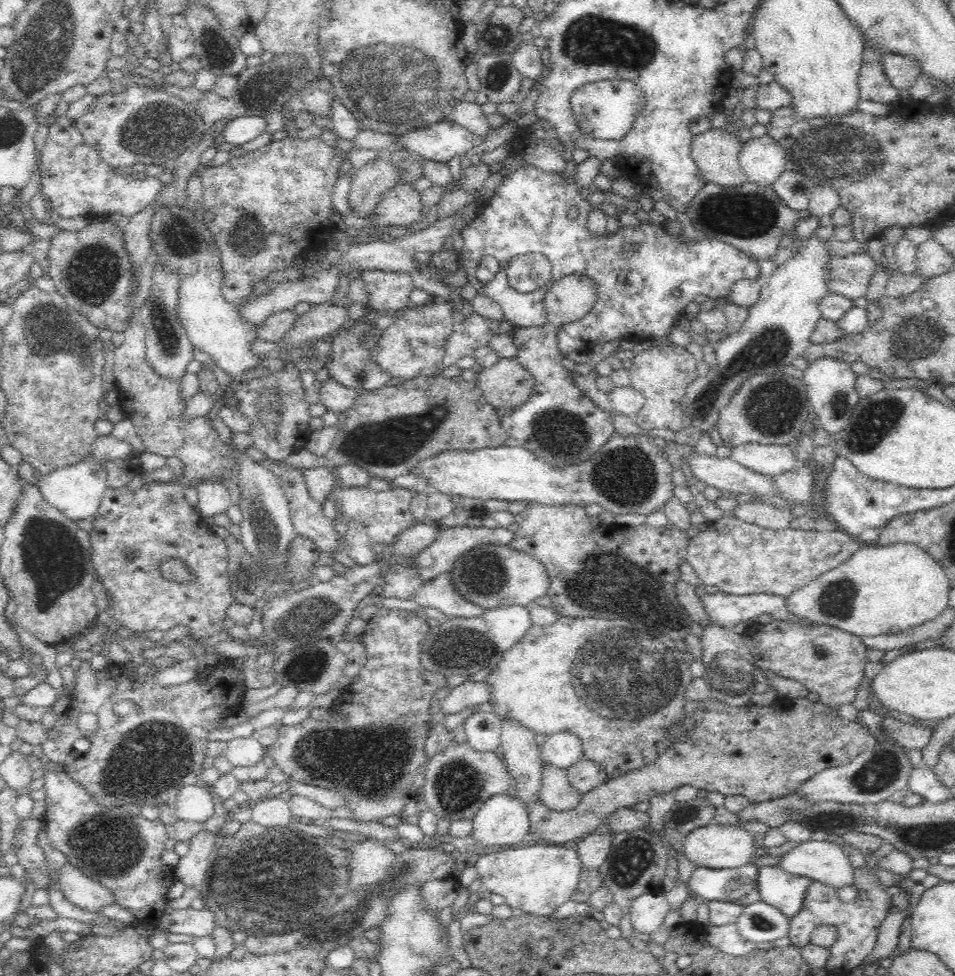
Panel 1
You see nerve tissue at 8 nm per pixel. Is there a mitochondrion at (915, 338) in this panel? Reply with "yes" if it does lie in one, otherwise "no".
yes

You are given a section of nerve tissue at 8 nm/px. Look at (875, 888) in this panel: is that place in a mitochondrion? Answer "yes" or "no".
no

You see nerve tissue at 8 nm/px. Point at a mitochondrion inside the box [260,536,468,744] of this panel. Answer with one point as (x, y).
(305, 618)

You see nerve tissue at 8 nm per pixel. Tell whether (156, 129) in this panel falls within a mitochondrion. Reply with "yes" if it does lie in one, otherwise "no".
yes

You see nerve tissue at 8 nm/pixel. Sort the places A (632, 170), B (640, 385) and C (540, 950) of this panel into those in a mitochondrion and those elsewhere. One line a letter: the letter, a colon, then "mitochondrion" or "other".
A: other
B: other
C: mitochondrion

